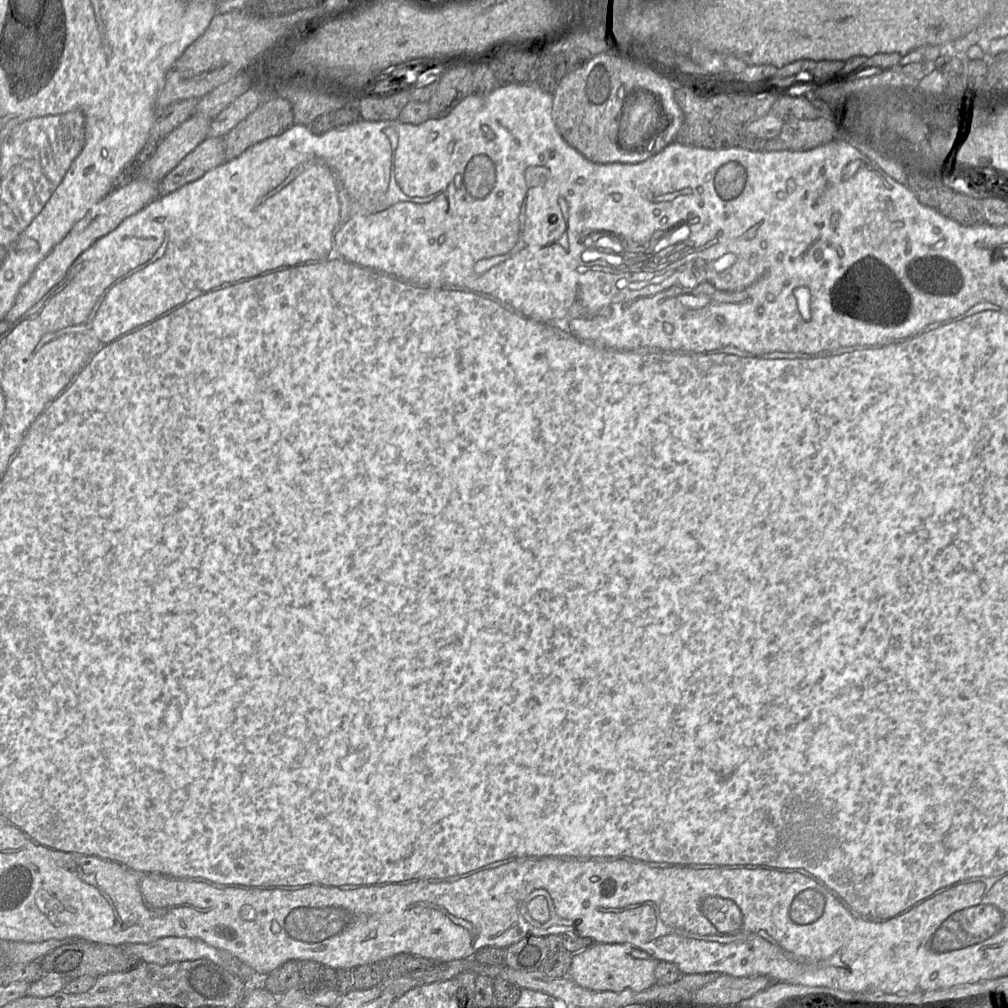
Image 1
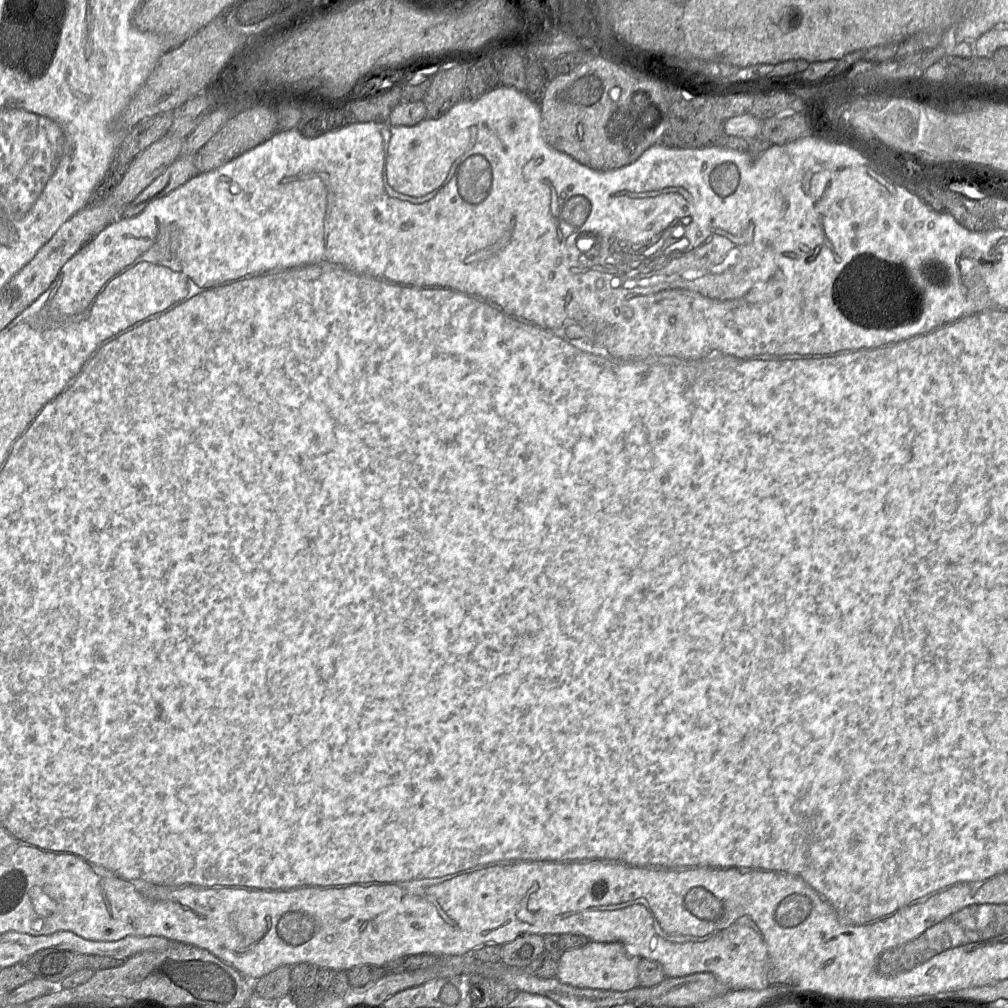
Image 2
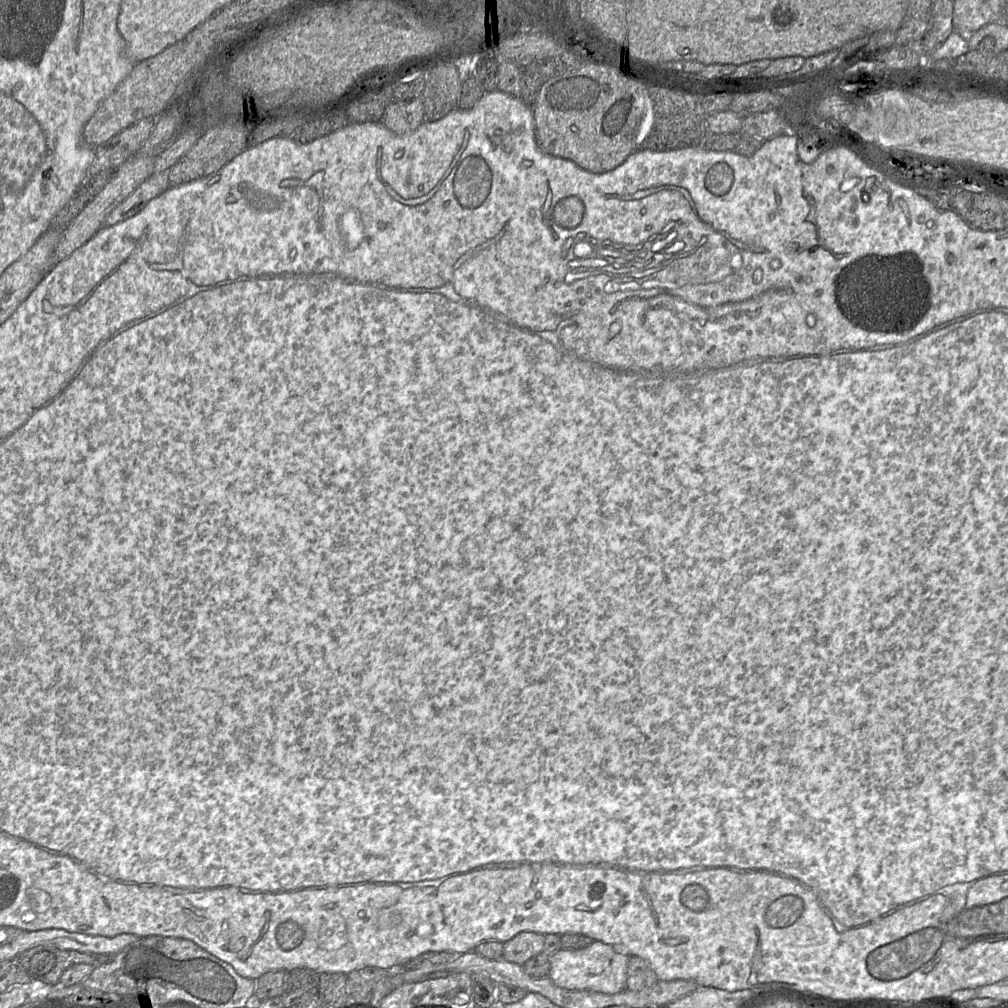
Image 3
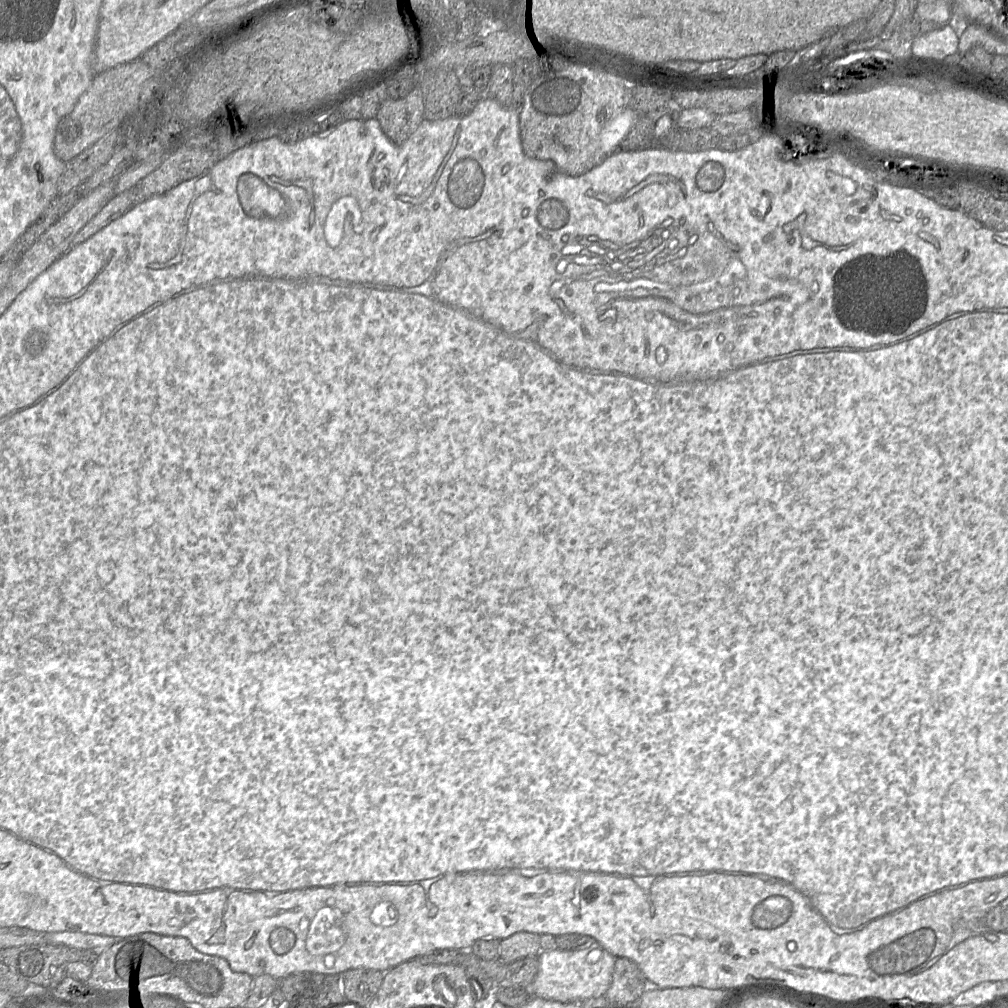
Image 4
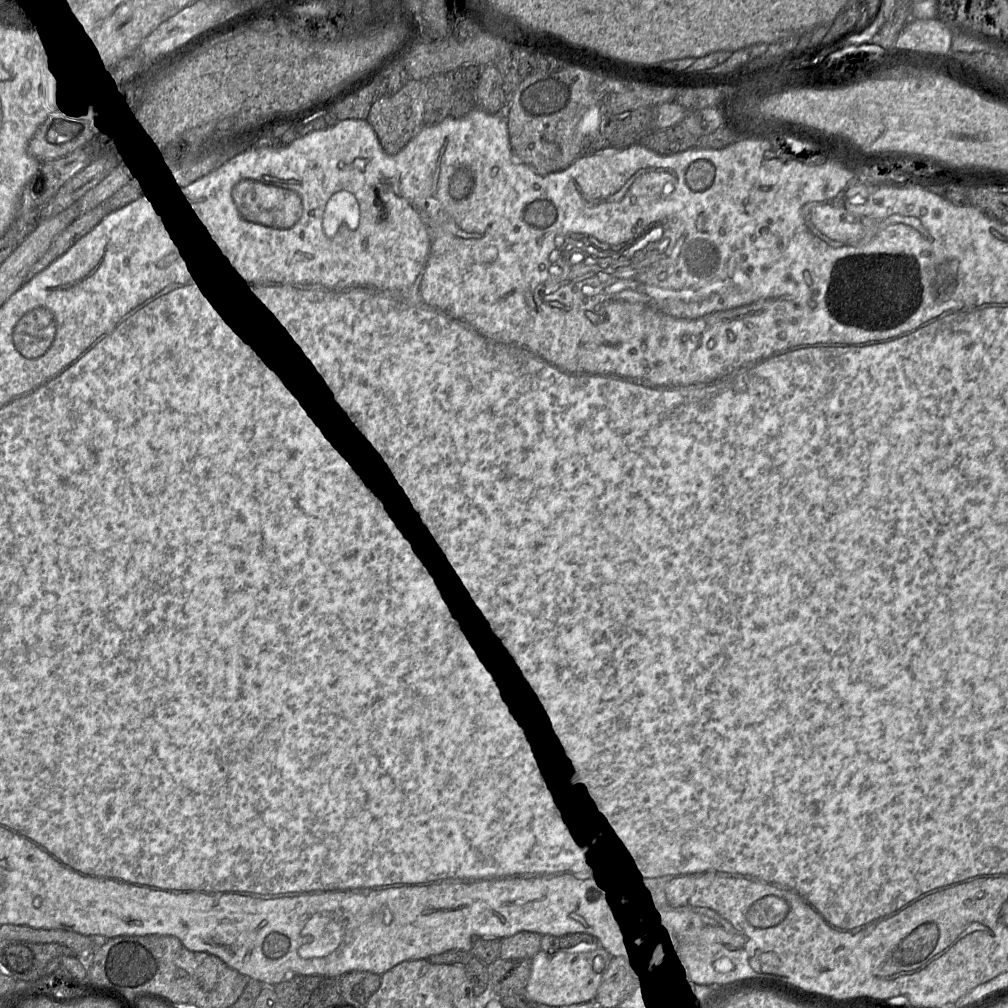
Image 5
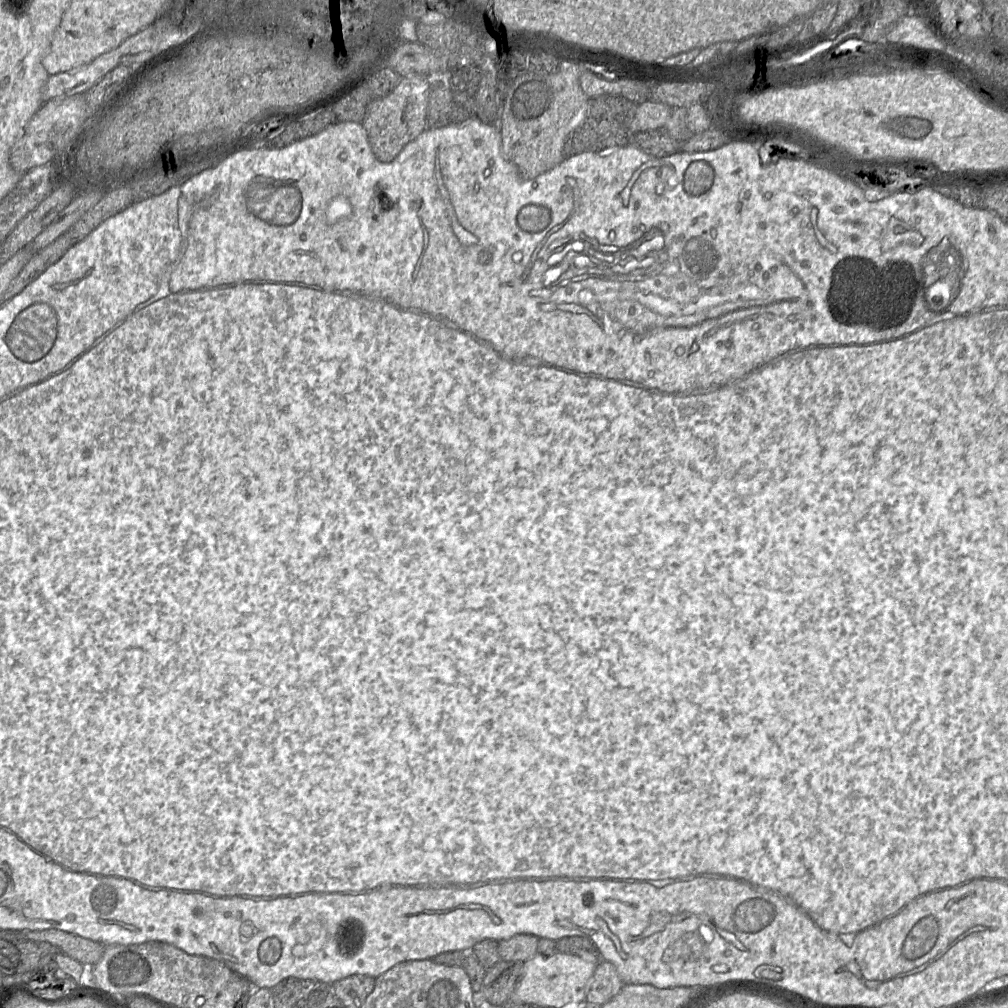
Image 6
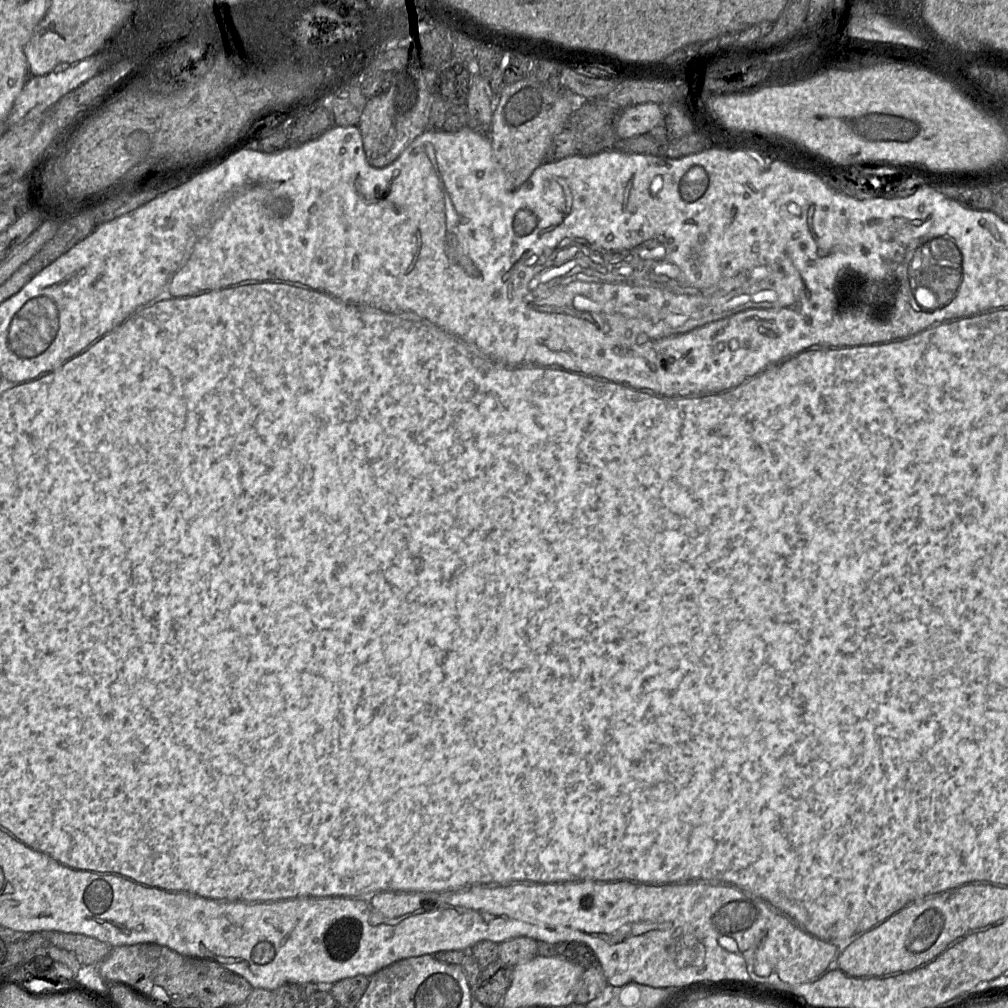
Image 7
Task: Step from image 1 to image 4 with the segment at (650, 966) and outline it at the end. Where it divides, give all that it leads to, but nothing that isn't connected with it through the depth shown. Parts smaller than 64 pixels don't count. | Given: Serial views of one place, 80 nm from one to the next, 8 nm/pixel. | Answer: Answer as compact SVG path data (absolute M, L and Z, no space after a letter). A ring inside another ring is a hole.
M597 942L579 949L541 951L538 958L539 969L530 985L532 995L561 1003L584 1001L605 995L612 982L617 959Z

